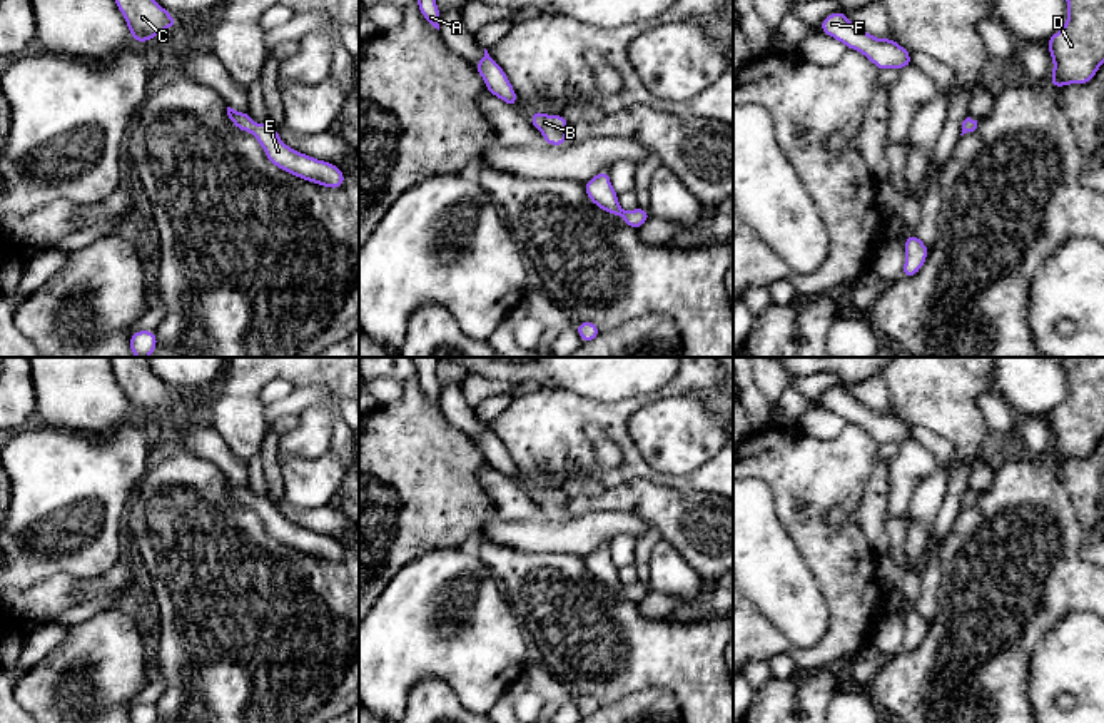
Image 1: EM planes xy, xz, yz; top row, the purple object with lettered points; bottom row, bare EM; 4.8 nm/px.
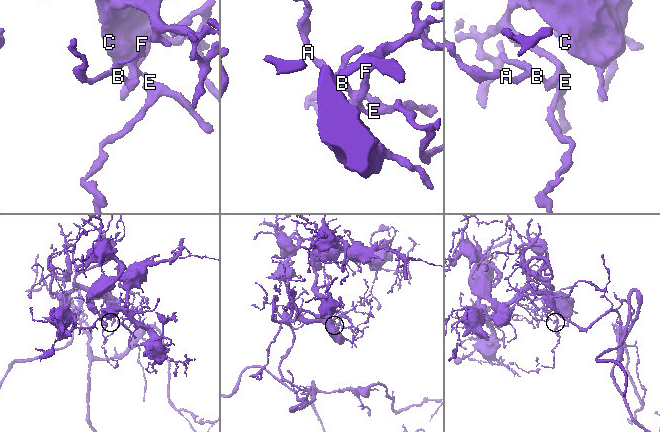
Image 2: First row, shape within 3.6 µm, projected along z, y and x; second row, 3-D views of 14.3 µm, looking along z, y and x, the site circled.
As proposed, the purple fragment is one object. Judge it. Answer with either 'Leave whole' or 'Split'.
Leave whole

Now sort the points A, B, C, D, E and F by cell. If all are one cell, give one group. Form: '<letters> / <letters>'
A B C D E F

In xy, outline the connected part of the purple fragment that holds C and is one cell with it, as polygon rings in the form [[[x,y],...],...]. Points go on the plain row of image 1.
[[[112,357],[112,367],[134,416],[149,416],[162,404],[179,397],[162,379],[154,376],[150,357]]]

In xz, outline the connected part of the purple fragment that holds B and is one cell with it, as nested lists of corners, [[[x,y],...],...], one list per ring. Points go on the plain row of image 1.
[[[531,486],[531,499],[544,509],[544,518],[548,519],[568,519],[565,509],[568,498],[568,493],[563,489]]]

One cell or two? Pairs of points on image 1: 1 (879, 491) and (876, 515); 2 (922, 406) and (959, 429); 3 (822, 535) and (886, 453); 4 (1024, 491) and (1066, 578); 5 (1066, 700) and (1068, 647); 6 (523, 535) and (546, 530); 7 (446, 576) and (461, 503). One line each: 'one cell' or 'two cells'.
1: one cell
2: one cell
3: two cells
4: one cell
5: two cells
6: one cell
7: two cells

